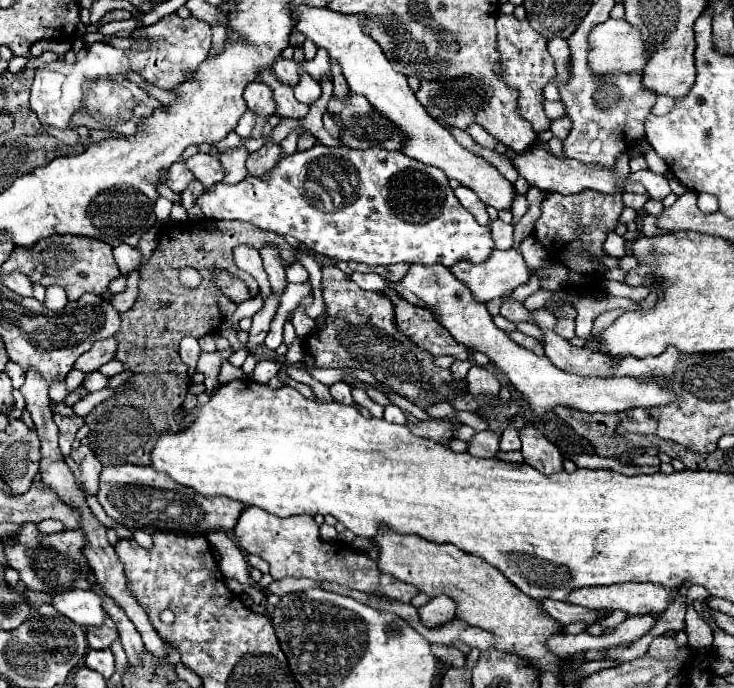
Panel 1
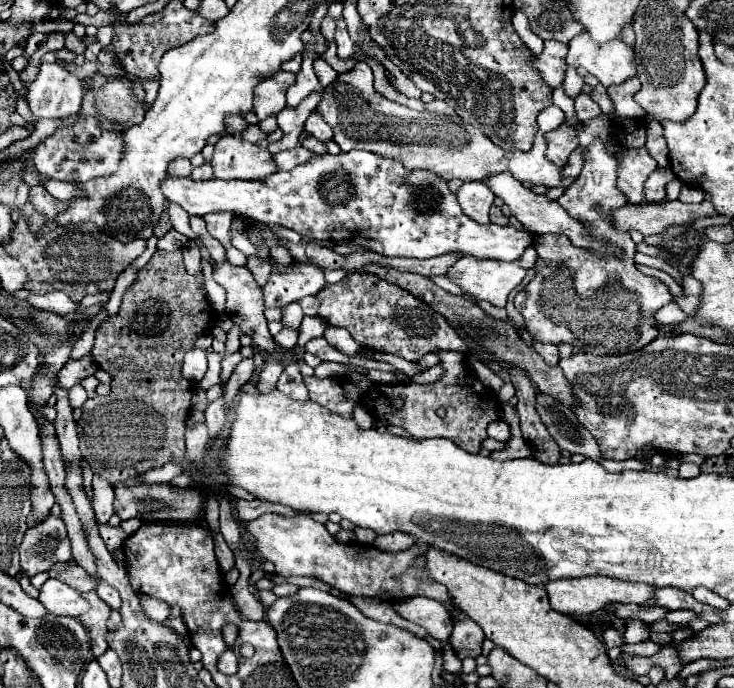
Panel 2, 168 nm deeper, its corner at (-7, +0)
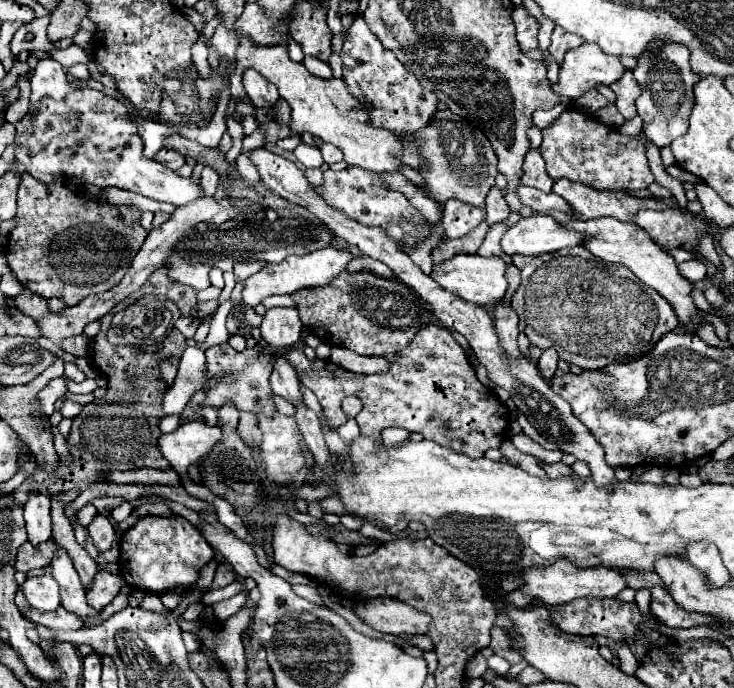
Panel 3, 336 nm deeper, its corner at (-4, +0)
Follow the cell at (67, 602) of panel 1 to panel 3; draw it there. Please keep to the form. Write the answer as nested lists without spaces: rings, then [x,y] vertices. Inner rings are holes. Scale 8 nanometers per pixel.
[[[50,573],[28,577],[20,585],[20,591],[24,593],[26,601],[34,609],[50,611],[50,609],[60,607],[60,589],[58,589],[58,585]]]

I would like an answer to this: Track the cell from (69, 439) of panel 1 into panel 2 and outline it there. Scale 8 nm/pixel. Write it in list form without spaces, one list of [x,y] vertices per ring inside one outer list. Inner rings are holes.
[[[85,459],[81,460],[81,466],[83,468],[83,487],[86,494],[89,496],[90,499],[92,499],[93,498],[92,479],[94,474],[88,463],[85,461]]]

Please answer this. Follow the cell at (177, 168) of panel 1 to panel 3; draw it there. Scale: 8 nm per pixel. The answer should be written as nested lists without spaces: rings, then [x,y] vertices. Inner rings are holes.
[[[160,149],[154,159],[156,159],[158,163],[166,165],[166,167],[172,169],[172,171],[184,165],[184,157],[182,157],[178,151],[174,151],[174,149]]]

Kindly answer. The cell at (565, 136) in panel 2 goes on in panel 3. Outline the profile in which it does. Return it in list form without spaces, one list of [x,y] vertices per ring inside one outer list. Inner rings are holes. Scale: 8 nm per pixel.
[[[566,109],[552,125],[542,131],[542,135],[544,141],[540,147],[540,155],[546,161],[546,169],[552,179],[566,177],[594,189],[624,191],[646,189],[654,181],[654,175],[648,167],[644,141],[640,137],[622,135],[618,129],[600,123],[590,113]]]

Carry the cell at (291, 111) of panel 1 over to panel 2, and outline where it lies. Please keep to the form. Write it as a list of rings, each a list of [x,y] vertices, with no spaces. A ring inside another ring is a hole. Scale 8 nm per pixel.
[[[311,113],[309,115],[309,119],[305,121],[305,131],[307,133],[311,133],[313,137],[317,137],[319,141],[329,141],[329,139],[333,139],[333,131],[331,131],[331,127],[323,121],[323,117],[319,117],[319,113]]]

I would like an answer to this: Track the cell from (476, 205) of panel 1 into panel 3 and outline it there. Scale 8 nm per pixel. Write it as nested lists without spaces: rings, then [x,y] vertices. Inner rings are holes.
[[[448,201],[444,205],[442,225],[446,239],[458,239],[472,231],[480,221],[484,221],[484,209],[476,209],[472,205],[464,205],[462,201]]]

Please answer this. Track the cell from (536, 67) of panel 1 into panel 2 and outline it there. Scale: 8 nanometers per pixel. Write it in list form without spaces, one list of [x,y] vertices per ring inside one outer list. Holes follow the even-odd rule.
[[[545,41],[545,47],[539,55],[535,55],[533,65],[541,73],[541,79],[551,87],[559,87],[563,77],[565,77],[565,55],[567,55],[567,45],[559,41]]]

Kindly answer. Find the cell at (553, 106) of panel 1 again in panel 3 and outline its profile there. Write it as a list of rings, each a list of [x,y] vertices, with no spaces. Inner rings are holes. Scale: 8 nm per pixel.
[[[558,103],[558,105],[554,105],[552,109],[548,109],[548,111],[536,111],[536,113],[532,113],[532,123],[538,127],[538,129],[544,129],[544,127],[548,127],[556,117],[560,117],[560,113],[562,111],[566,111],[570,105],[562,105],[562,103]]]

